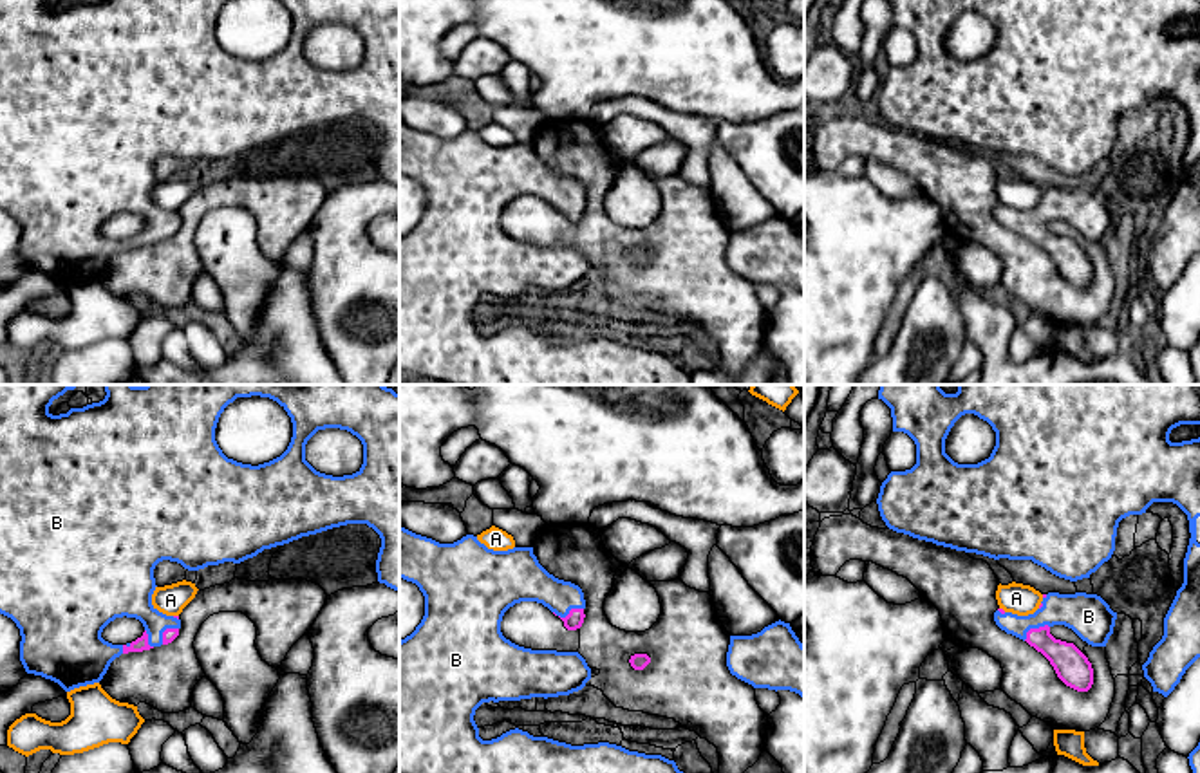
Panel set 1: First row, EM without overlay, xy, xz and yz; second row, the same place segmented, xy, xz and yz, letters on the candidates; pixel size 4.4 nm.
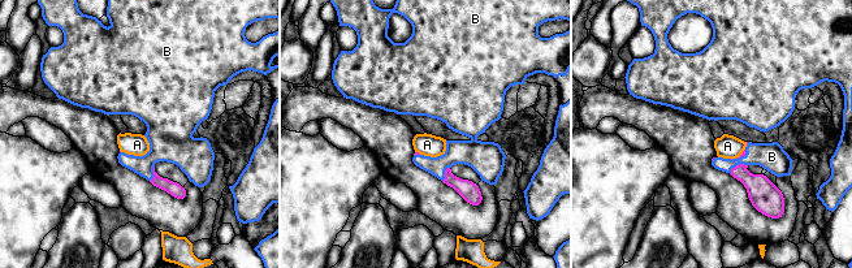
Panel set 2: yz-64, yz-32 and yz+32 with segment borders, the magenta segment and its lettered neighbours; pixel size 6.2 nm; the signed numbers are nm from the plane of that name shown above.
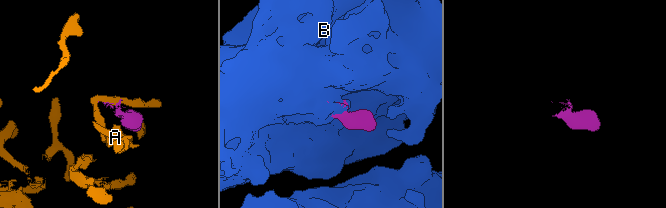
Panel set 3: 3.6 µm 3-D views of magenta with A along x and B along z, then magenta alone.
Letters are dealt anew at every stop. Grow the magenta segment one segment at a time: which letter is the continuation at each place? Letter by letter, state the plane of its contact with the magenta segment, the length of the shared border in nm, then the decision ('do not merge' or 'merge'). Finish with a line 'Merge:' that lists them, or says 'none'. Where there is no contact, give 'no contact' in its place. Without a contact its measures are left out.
A: yz | 40 nm | do not merge
B: xz | 140 nm | do not merge
Merge: none

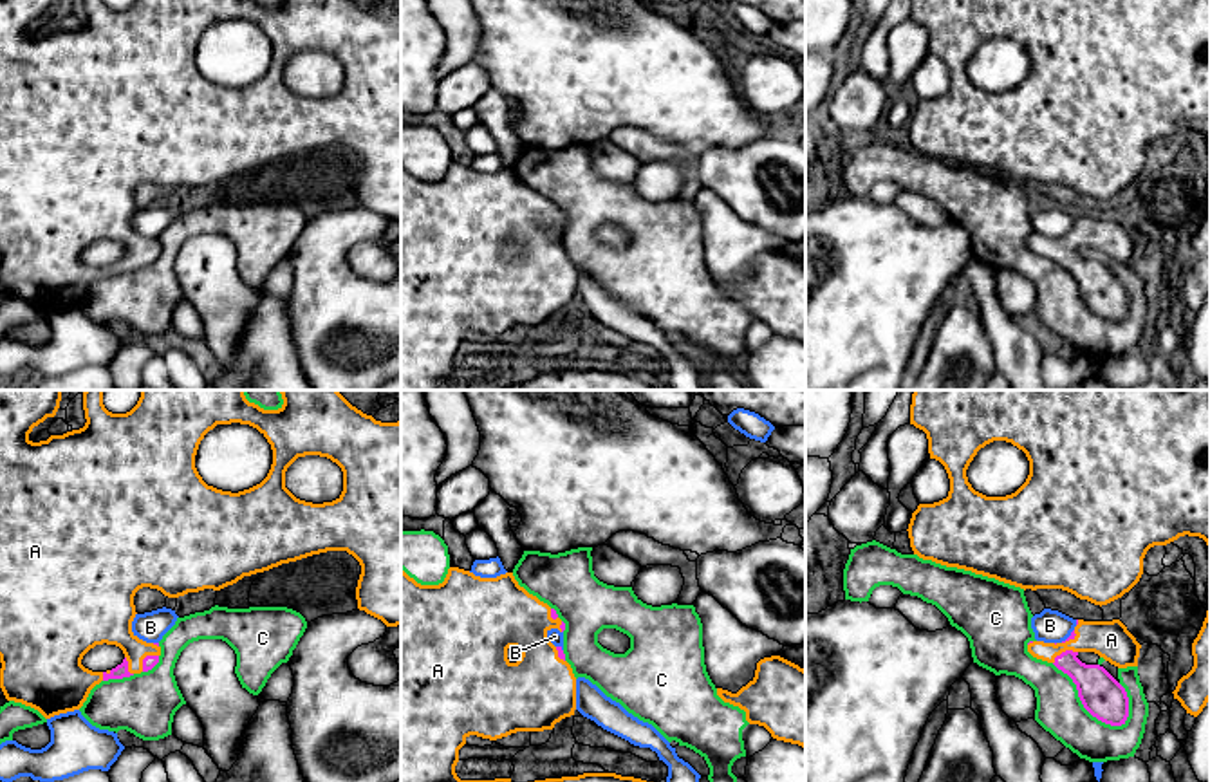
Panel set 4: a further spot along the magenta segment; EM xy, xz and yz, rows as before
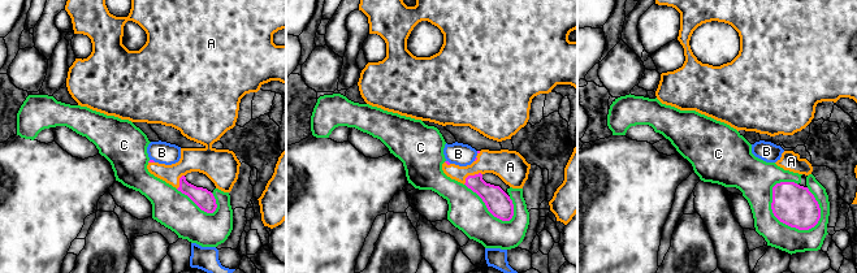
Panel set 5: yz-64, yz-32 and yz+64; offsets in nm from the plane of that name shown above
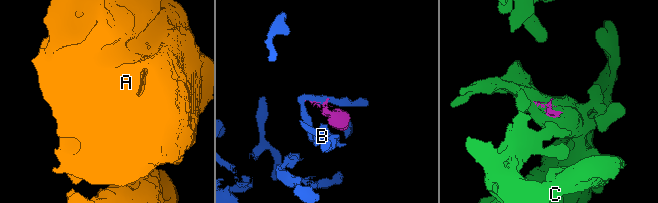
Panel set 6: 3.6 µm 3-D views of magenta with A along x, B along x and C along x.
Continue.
A: yz | 130 nm | do not merge
B: yz | 90 nm | do not merge
C: yz | 420 nm | merge
Merge: C

